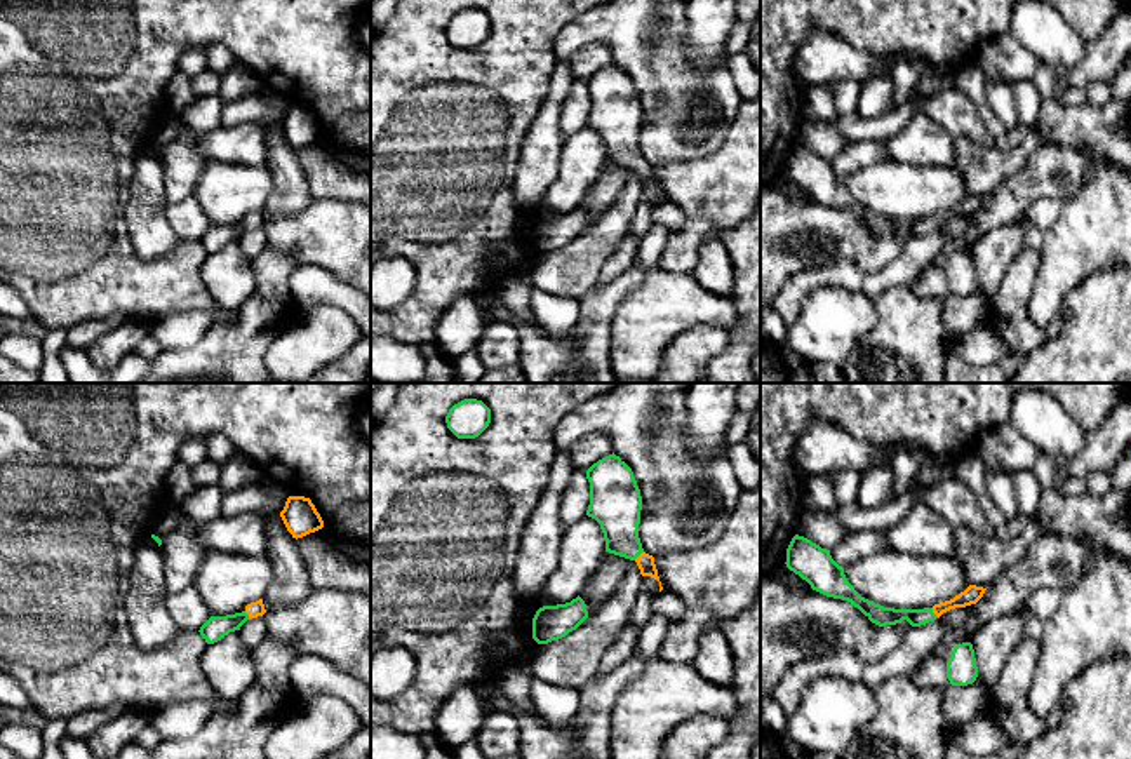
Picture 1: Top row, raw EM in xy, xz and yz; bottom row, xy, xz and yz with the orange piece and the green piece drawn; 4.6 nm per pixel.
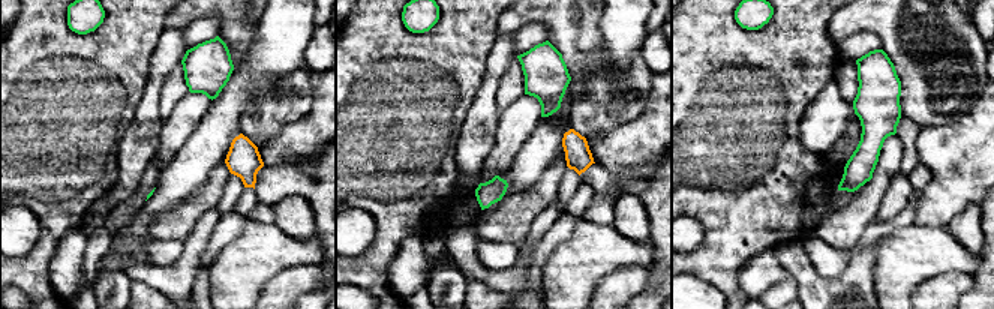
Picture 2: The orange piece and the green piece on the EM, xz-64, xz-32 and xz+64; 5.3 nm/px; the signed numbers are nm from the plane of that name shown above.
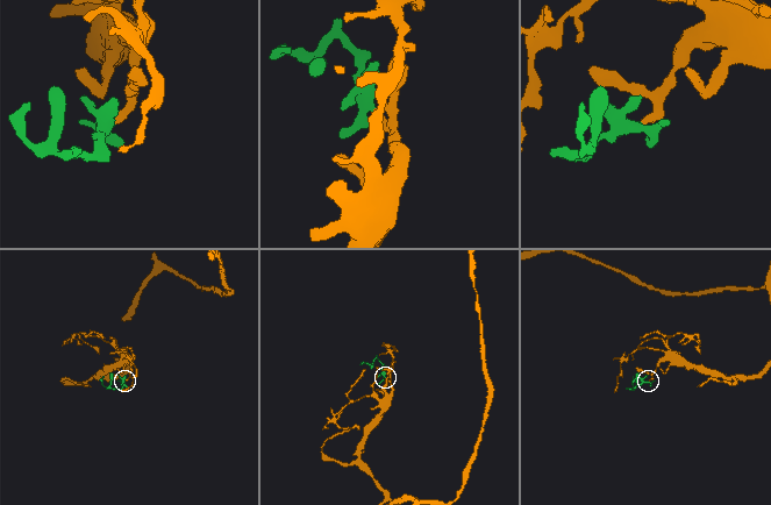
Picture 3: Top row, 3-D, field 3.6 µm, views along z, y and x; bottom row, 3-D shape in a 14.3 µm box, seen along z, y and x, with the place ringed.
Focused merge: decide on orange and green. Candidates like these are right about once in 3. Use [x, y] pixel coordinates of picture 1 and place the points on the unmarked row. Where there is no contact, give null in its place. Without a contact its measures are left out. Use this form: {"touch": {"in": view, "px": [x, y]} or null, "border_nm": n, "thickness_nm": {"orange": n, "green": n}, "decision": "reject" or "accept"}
{"touch": {"in": "xz", "px": [639, 166]}, "border_nm": 60, "thickness_nm": {"orange": 80, "green": 220}, "decision": "accept"}

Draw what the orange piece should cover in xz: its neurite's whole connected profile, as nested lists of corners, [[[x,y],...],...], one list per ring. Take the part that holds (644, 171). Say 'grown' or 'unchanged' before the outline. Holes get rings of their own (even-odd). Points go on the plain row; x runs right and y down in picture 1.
grown | [[[614,63],[586,80],[590,115],[586,125],[600,134],[606,162],[635,171],[642,186],[659,191],[654,167],[639,148],[642,106],[632,78]]]

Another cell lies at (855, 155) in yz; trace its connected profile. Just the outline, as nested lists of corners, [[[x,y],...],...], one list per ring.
[[[856,141],[847,143],[847,146],[830,160],[832,169],[846,178],[861,167],[887,160],[887,153],[882,143],[875,141]]]

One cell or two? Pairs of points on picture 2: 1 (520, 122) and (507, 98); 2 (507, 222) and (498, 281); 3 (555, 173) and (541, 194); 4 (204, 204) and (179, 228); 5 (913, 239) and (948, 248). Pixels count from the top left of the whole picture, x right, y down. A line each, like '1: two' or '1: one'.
1: two
2: two
3: one
4: one
5: one

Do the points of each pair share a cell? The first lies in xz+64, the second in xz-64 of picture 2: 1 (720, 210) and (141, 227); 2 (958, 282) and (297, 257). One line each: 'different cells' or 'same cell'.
1: different cells
2: different cells

